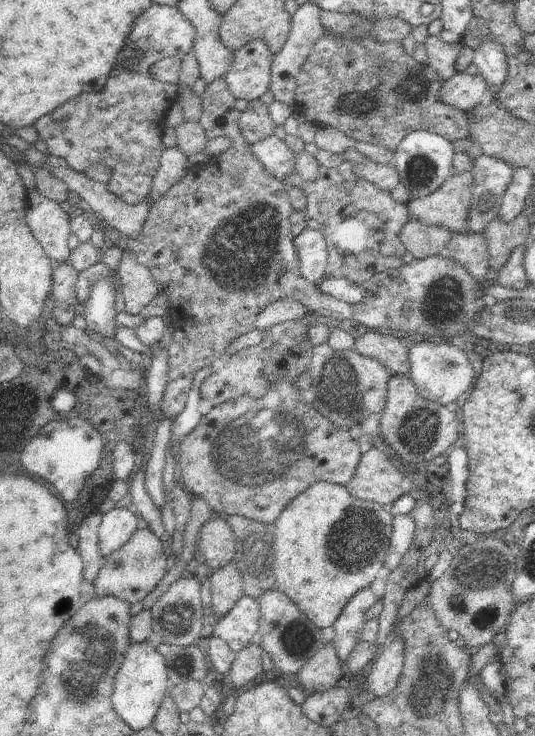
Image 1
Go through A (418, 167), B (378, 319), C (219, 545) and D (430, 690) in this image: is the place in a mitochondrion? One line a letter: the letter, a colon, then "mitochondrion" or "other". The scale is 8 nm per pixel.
A: mitochondrion
B: other
C: other
D: mitochondrion

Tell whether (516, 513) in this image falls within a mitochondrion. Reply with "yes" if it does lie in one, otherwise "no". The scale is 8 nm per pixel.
no

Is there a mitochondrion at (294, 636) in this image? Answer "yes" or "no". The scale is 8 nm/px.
yes

